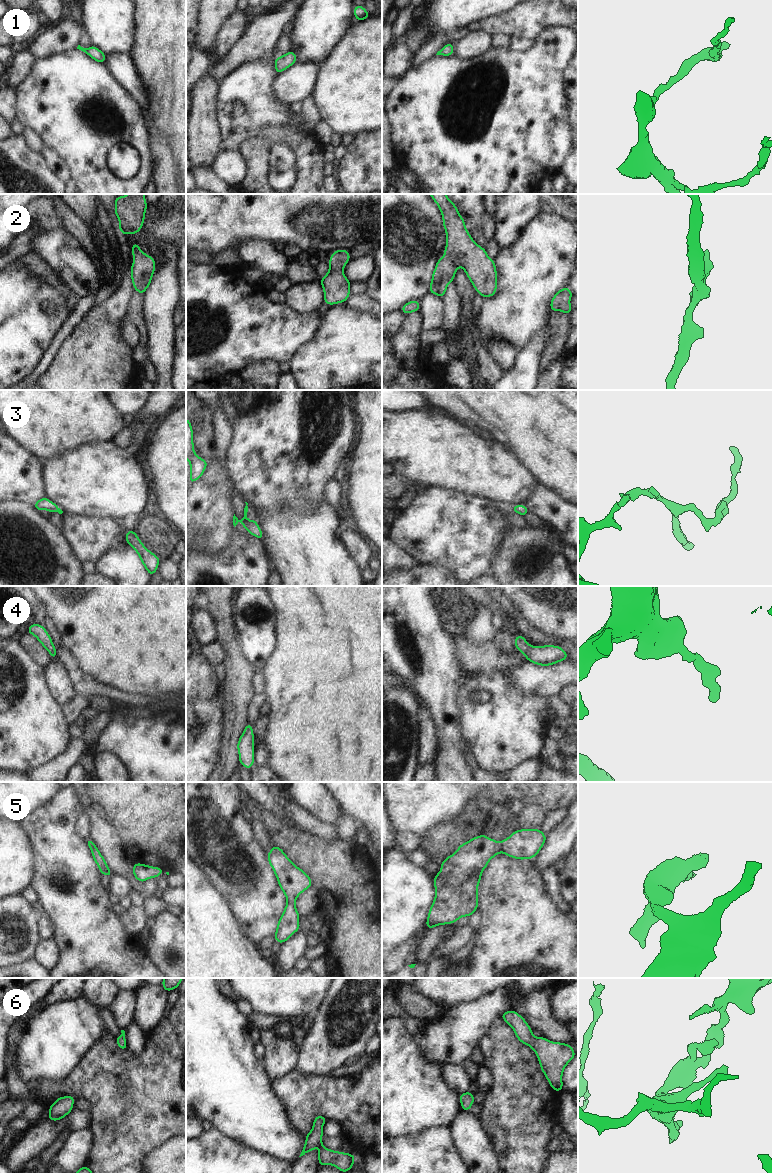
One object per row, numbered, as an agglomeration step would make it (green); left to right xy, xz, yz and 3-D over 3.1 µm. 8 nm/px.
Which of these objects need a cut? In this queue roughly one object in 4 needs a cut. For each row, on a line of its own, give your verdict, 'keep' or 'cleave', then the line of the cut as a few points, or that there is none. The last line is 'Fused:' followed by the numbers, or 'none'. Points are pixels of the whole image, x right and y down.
1: keep | no cut
2: keep | no cut
3: keep | no cut
4: keep | no cut
5: keep | no cut
6: keep | no cut
Fused: none

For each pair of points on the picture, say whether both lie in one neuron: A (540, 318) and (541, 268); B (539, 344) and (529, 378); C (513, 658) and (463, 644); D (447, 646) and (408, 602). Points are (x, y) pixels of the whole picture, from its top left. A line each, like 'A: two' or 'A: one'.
A: one
B: one
C: one
D: one

